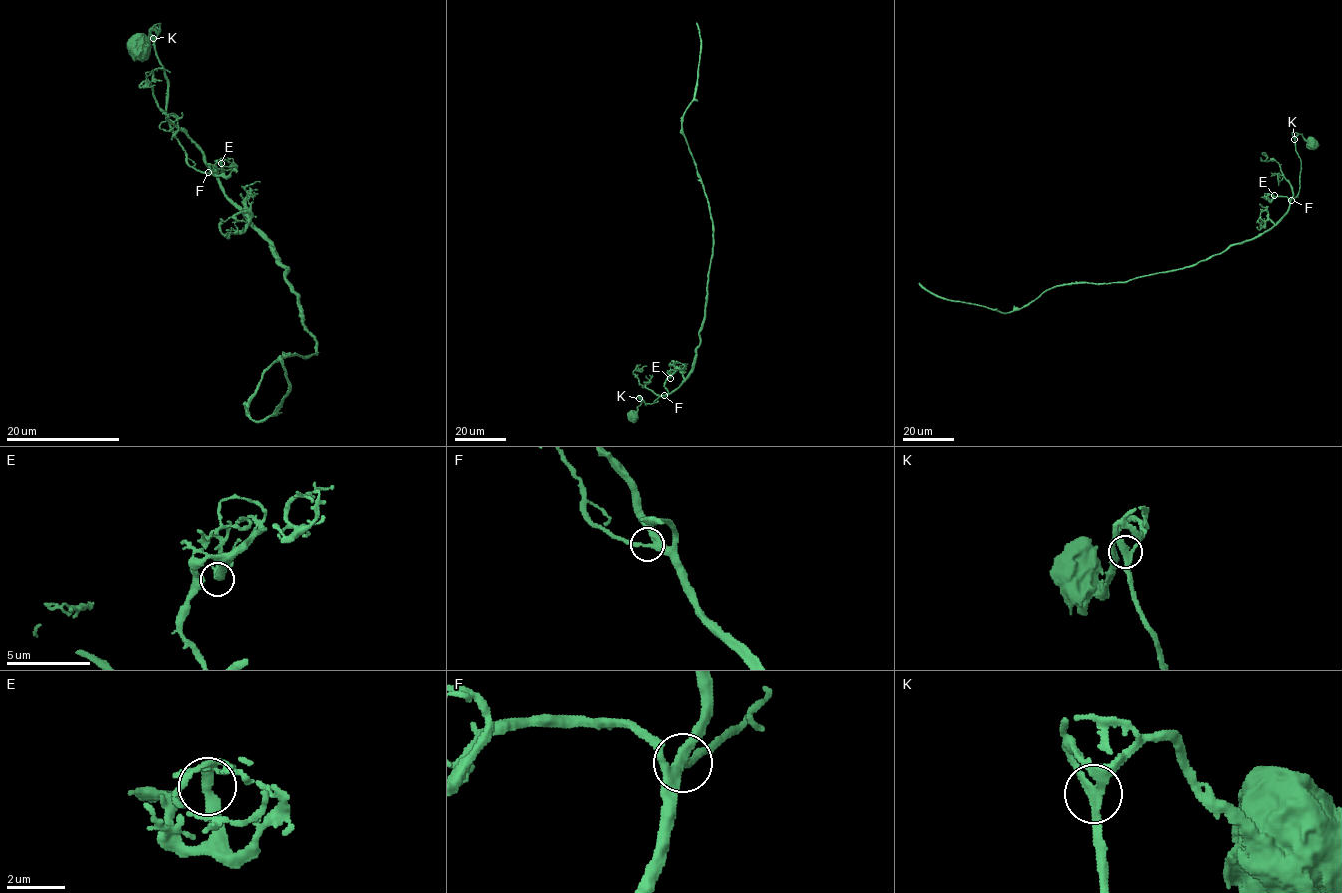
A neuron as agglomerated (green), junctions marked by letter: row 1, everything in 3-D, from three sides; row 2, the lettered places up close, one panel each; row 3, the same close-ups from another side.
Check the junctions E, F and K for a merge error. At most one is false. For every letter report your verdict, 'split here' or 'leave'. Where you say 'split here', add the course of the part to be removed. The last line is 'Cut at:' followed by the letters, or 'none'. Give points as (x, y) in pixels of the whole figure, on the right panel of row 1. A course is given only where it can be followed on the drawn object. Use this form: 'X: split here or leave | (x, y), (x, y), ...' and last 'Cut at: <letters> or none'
E: leave
F: leave
K: leave
Cut at: none

